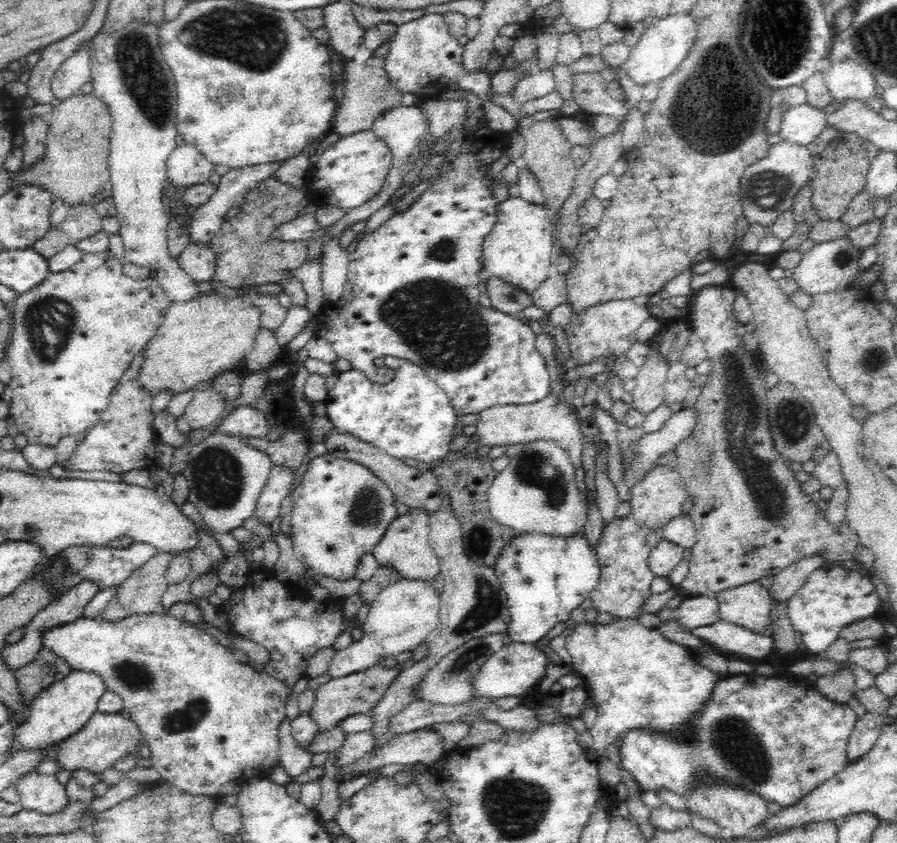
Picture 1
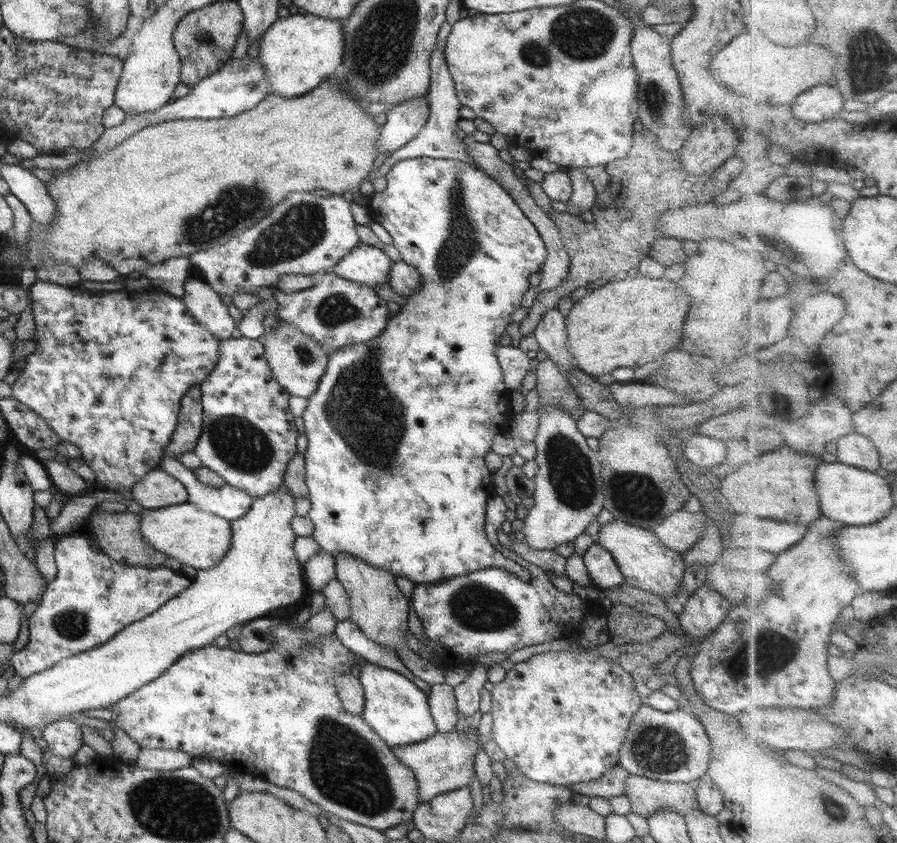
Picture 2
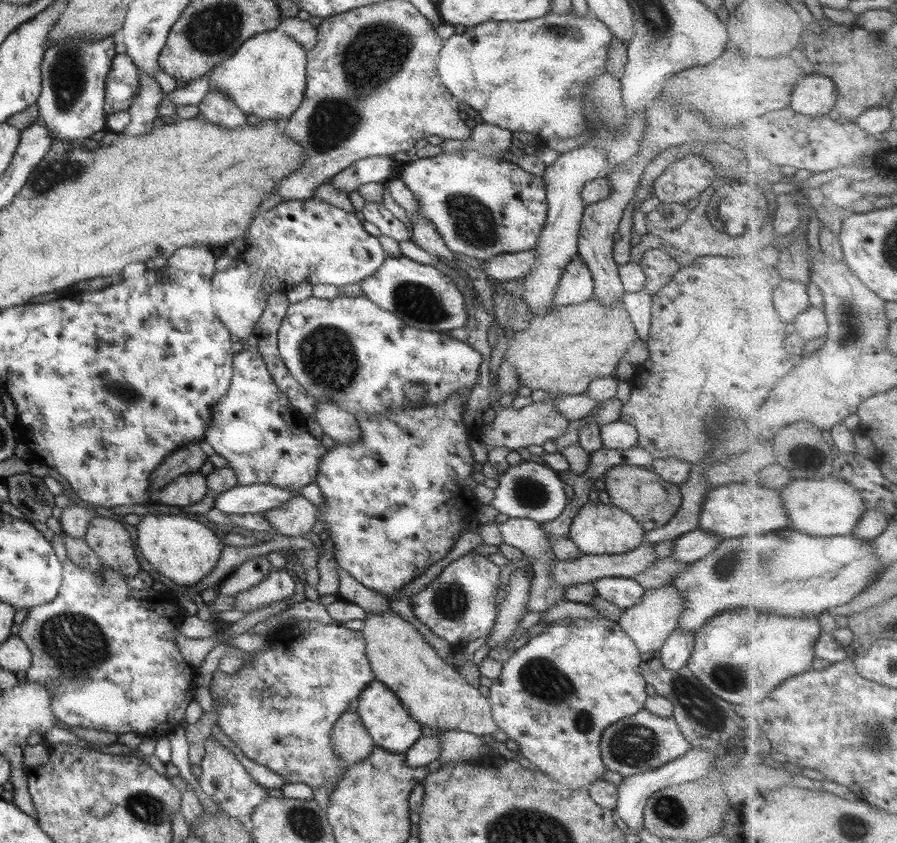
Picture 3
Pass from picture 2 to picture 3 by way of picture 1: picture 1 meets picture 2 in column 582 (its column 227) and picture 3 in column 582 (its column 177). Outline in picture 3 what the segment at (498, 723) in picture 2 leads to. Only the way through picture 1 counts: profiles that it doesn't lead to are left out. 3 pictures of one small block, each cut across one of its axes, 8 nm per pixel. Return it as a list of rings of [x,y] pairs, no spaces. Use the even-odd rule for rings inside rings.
[[[596,617],[592,619],[576,619],[562,622],[556,622],[550,625],[548,630],[539,633],[534,637],[529,637],[526,644],[519,649],[514,649],[513,655],[510,656],[508,662],[503,663],[500,677],[490,686],[490,695],[488,699],[492,704],[492,717],[496,725],[506,732],[510,740],[518,743],[520,754],[535,764],[545,775],[552,777],[556,782],[570,789],[588,788],[588,785],[594,780],[604,778],[606,767],[601,760],[599,743],[604,729],[615,724],[618,720],[622,720],[632,714],[636,714],[642,708],[645,708],[645,701],[649,698],[646,691],[645,679],[640,671],[642,655],[636,643],[620,628],[620,625],[614,620],[608,620],[604,617]]]

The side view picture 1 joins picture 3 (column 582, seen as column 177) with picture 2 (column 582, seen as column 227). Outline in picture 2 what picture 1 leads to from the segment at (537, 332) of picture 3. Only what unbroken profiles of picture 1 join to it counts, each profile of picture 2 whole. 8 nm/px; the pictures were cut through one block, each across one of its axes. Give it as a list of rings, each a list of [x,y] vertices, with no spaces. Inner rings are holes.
[[[639,275],[623,280],[610,281],[586,293],[582,299],[573,303],[565,316],[567,352],[575,357],[575,367],[592,377],[612,372],[614,368],[636,368],[649,362],[659,360],[664,352],[672,351],[680,344],[680,332],[683,330],[686,315],[692,298],[686,296],[678,283],[660,279],[648,279]]]

